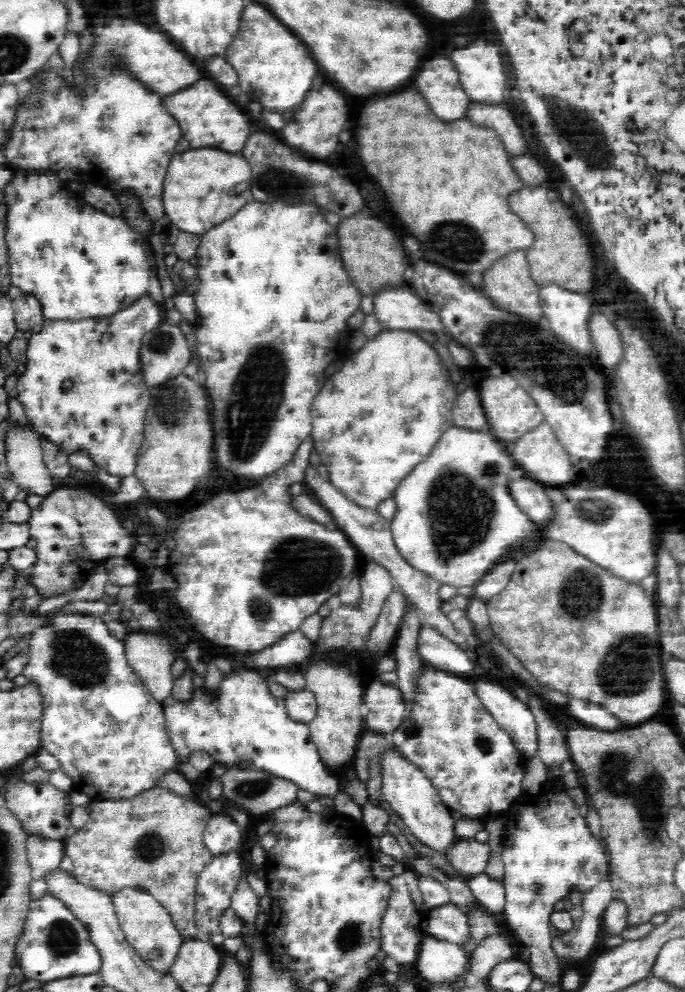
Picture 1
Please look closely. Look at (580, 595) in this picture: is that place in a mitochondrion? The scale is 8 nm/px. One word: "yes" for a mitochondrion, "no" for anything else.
yes

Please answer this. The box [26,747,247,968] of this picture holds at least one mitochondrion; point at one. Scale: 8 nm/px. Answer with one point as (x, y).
(62, 938)

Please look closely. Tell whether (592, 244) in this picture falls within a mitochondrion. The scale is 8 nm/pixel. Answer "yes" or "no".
no

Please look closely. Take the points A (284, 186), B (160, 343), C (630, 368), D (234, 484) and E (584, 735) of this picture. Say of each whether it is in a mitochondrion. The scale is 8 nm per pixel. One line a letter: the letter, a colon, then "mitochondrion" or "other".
A: other
B: mitochondrion
C: other
D: other
E: other

